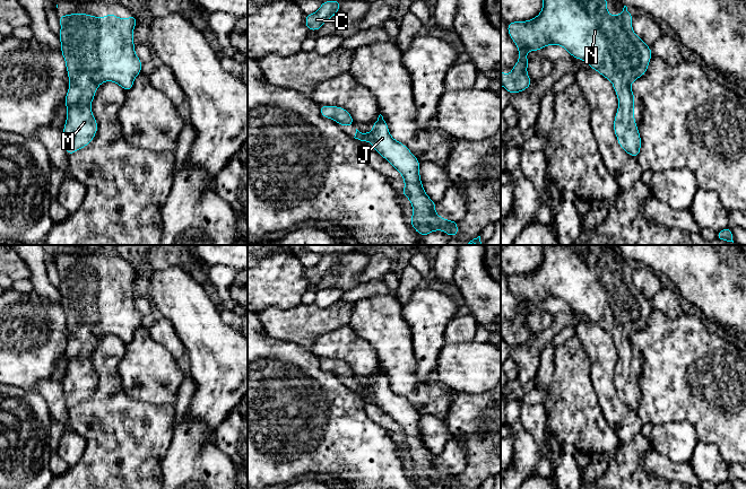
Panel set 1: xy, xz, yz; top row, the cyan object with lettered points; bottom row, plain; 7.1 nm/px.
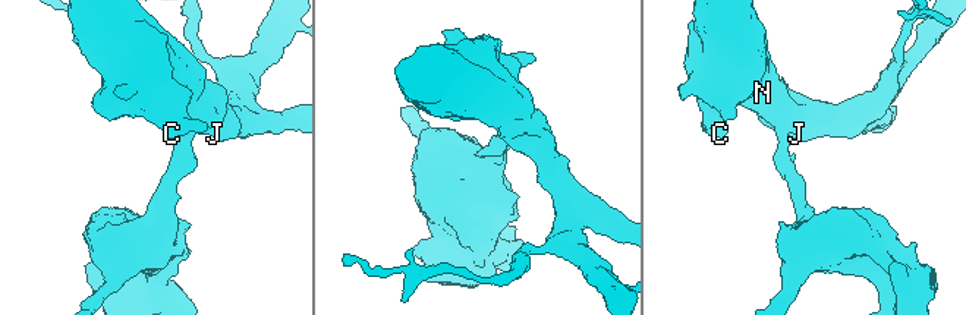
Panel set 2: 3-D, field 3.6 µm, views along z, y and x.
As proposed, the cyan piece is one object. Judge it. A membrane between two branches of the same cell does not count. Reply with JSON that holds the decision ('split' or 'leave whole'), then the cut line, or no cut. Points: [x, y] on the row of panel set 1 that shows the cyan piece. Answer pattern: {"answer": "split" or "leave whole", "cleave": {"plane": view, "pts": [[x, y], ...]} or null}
{"answer": "leave whole", "cleave": null}

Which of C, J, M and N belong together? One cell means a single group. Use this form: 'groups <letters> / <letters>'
groups C J M N

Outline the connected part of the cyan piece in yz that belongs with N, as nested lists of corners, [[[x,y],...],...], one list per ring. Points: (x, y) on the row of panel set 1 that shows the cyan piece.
[[[543,0],[540,14],[527,21],[508,23],[508,33],[519,50],[519,61],[510,75],[501,70],[501,85],[512,95],[526,90],[532,80],[528,77],[528,51],[538,51],[547,45],[561,45],[573,58],[583,60],[590,68],[611,81],[618,98],[618,110],[614,120],[614,132],[618,145],[628,155],[637,158],[641,137],[634,120],[634,93],[631,84],[642,77],[653,56],[651,47],[635,35],[633,16],[624,6],[621,15],[610,16],[607,0]]]

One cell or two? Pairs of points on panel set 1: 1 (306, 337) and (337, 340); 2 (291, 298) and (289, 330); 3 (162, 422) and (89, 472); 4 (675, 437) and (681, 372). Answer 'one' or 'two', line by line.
1: two
2: two
3: one
4: two

